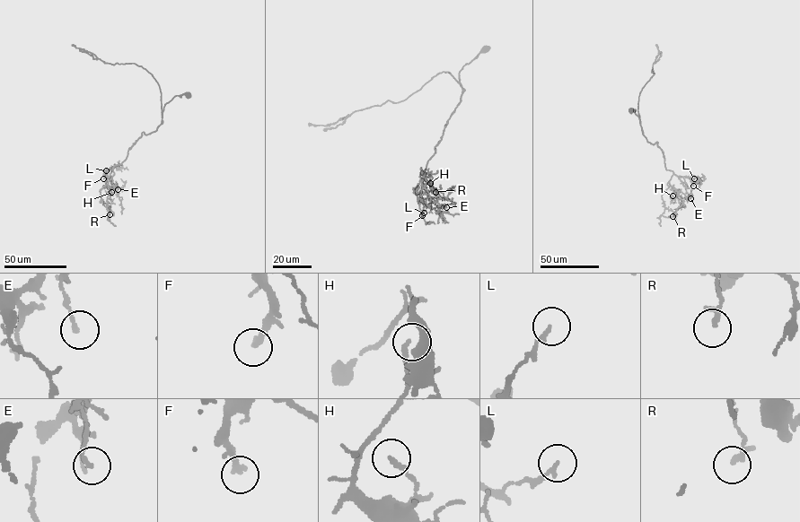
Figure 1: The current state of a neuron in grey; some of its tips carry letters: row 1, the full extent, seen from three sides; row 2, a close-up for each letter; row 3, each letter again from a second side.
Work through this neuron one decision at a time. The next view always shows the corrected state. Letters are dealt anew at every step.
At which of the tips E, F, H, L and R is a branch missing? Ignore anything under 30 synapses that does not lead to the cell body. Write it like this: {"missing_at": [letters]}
{"missing_at": ["F"]}

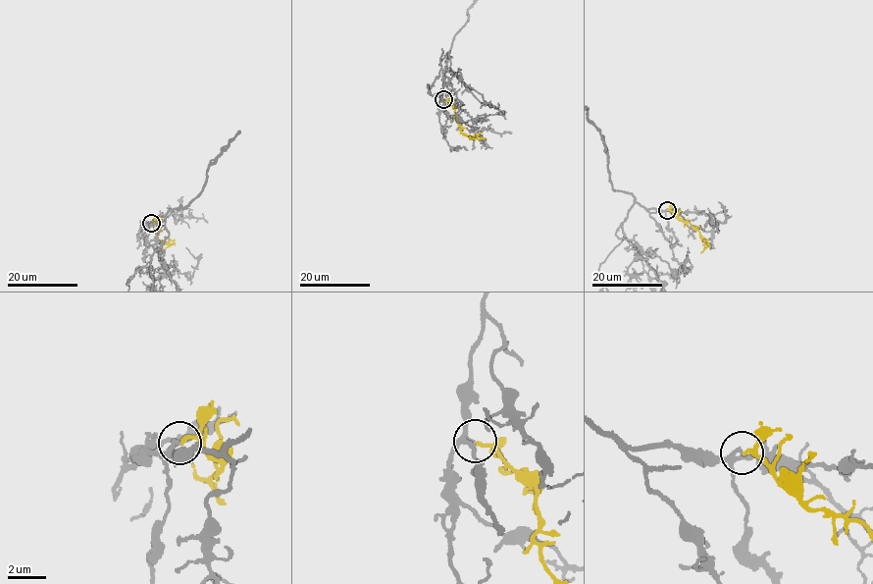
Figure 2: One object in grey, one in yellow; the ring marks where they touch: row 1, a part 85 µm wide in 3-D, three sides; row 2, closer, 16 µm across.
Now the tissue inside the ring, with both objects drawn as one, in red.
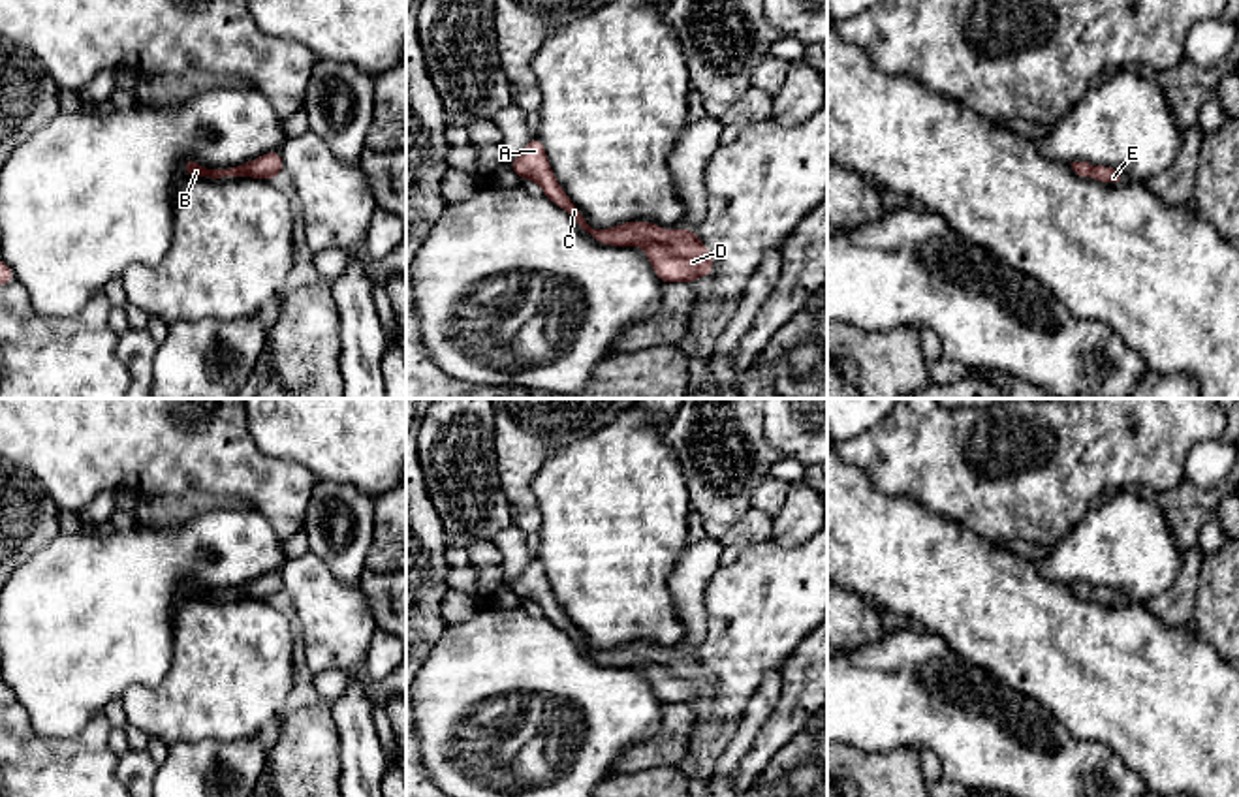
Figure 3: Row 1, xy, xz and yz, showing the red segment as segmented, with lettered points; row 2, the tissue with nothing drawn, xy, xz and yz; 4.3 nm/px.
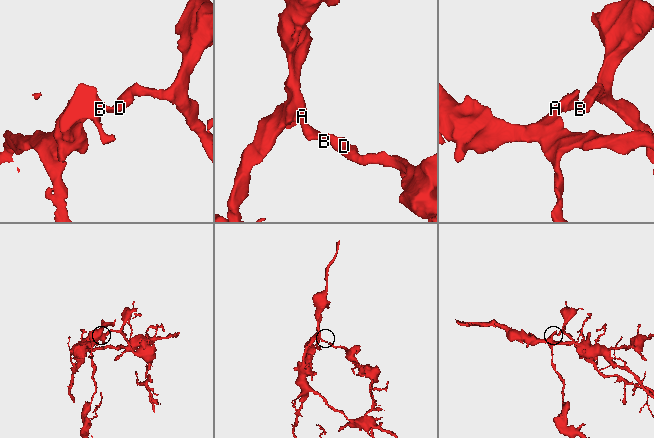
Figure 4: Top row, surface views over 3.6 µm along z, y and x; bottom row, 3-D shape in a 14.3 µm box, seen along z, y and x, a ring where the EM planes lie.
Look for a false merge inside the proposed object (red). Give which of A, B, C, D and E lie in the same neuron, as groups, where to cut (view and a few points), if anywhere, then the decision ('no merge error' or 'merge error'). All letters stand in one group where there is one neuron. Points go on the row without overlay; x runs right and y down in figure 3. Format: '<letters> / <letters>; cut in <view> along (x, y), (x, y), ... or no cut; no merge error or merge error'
A B C D E; no cut; no merge error

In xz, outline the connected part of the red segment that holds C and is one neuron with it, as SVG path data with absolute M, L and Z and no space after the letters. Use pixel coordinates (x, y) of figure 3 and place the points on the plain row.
M532 556L508 588L521 600L536 602L543 617L566 632L577 649L596 664L607 667L643 667L662 705L690 705L701 697L711 697L714 680L696 652L688 649L677 649L669 654L652 643L624 643L609 650L592 650L585 635L558 605L547 583L545 568L536 556Z

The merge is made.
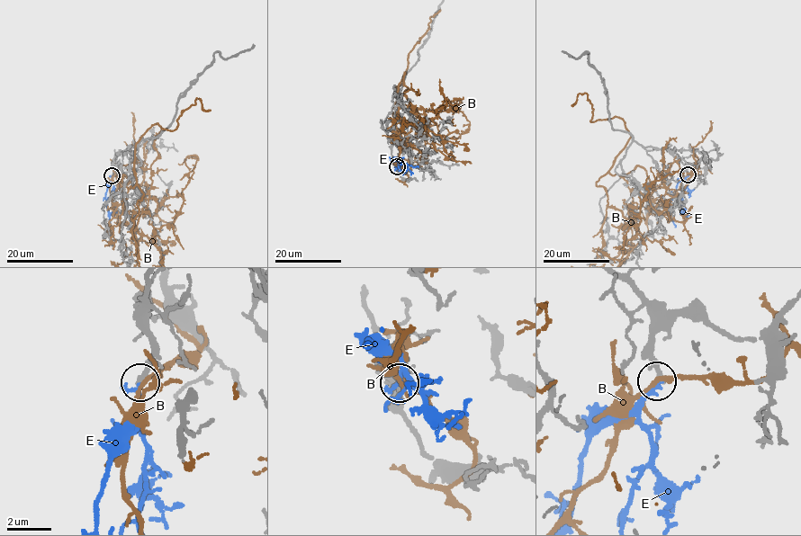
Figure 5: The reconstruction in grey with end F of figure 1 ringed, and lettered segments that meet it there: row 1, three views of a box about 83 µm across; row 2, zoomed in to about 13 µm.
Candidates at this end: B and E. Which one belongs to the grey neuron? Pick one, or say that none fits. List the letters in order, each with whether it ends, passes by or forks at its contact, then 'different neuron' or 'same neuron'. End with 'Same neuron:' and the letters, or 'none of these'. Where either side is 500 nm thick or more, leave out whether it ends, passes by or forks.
B: it passes by | different neuron
E: it ends | same neuron
Same neuron: E

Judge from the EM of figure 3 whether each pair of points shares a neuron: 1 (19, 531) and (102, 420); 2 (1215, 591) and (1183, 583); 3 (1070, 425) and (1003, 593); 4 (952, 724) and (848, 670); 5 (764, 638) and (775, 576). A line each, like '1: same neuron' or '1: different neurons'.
1: different neurons
2: different neurons
3: different neurons
4: same neuron
5: same neuron

